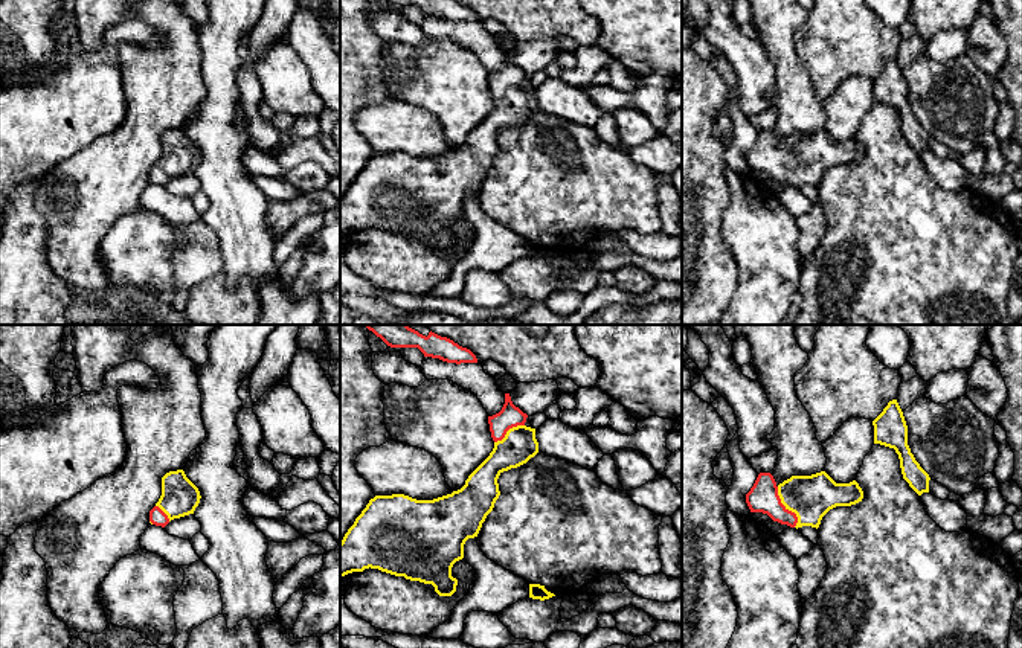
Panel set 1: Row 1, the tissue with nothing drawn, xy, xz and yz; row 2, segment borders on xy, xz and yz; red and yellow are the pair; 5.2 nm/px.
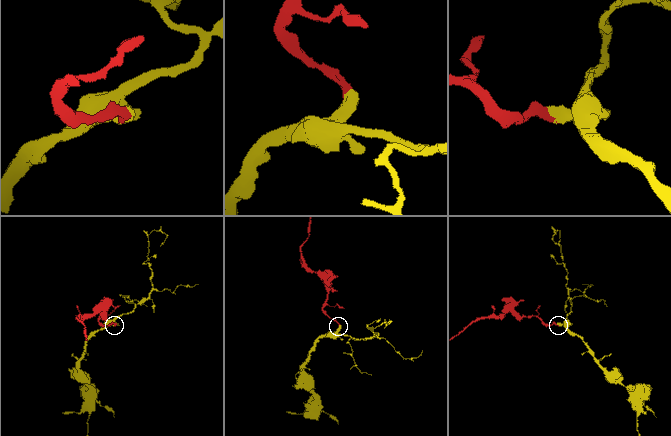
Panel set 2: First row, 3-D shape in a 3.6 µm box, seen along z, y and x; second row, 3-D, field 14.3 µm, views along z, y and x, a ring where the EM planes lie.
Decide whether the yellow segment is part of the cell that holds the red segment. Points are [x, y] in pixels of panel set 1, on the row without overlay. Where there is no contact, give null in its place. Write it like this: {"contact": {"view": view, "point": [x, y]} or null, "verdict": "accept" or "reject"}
{"contact": {"view": "yz", "point": [787, 168]}, "verdict": "accept"}

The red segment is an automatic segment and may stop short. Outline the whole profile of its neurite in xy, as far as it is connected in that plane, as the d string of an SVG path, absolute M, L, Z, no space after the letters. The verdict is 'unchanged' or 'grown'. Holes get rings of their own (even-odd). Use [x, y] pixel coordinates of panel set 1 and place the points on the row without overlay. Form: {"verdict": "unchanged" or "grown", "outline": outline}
{"verdict": "grown", "outline": "M183 128L169 130L162 136L162 154L149 169L149 181L165 186L174 177L194 172L200 157L198 146Z"}

